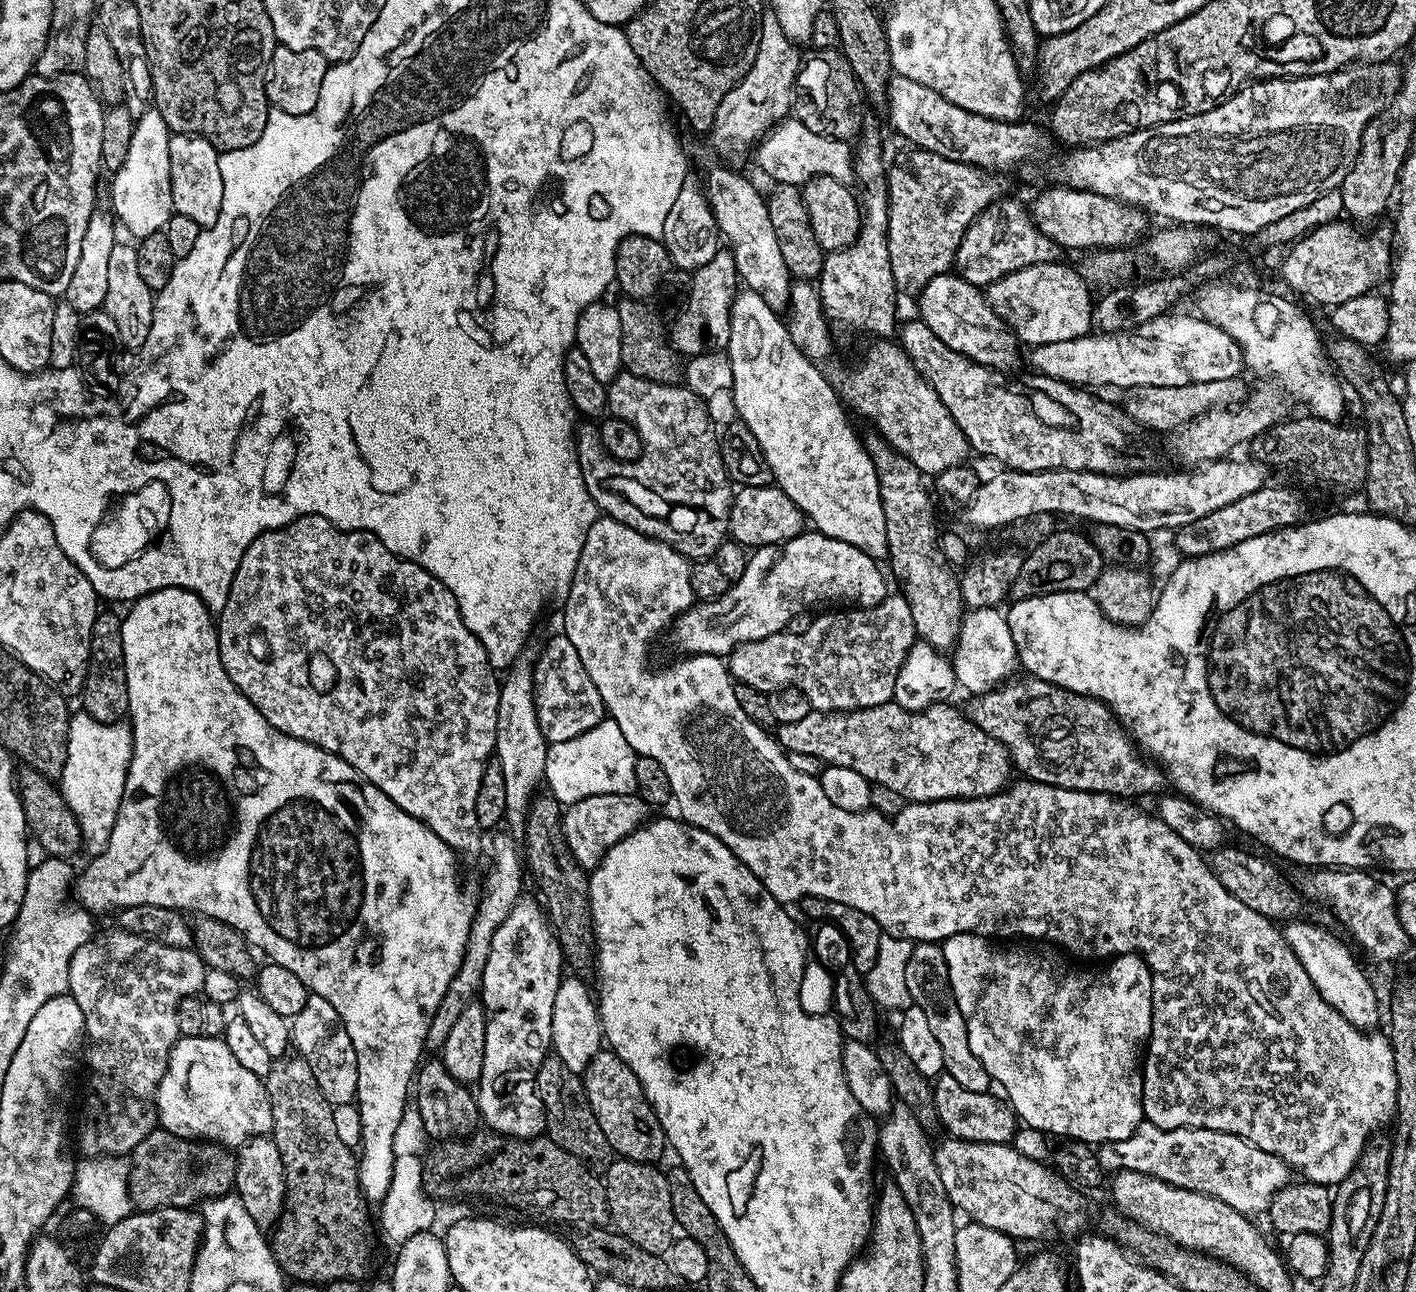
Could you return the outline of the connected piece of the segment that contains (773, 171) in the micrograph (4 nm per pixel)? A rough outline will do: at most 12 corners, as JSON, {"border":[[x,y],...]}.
{"border":[[785,118],[755,145],[776,184],[854,176],[847,140]]}

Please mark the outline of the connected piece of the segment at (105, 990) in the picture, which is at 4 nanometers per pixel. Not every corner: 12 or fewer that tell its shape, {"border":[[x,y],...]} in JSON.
{"border":[[93,938],[70,958],[77,1149],[129,1155],[201,991],[199,951]]}

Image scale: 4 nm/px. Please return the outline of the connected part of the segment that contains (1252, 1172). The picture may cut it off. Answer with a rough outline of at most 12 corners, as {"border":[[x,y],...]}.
{"border":[[1141,1121],[1099,1145],[1145,1173],[1265,1213],[1288,1164],[1241,1136]]}

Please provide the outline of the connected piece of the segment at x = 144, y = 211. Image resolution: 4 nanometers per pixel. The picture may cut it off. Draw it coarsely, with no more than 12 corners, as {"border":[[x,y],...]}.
{"border":[[166,118],[135,119],[111,211],[141,240],[174,214]]}

